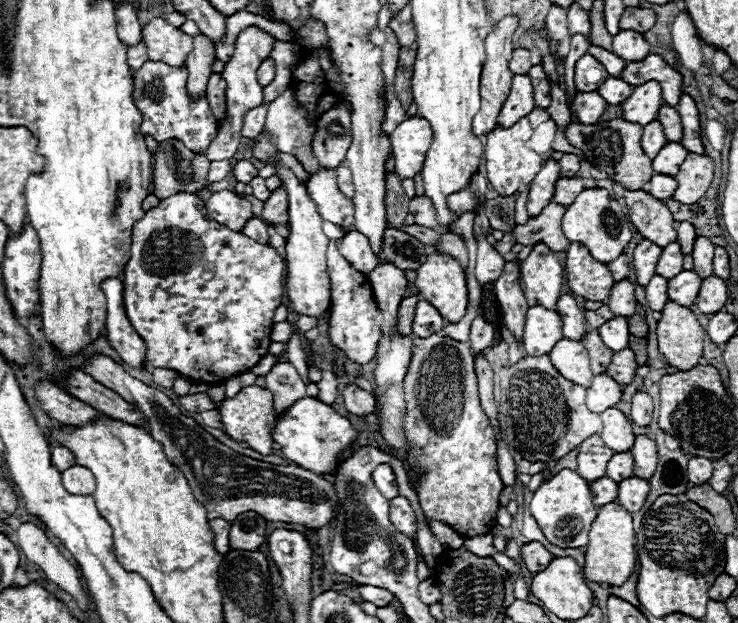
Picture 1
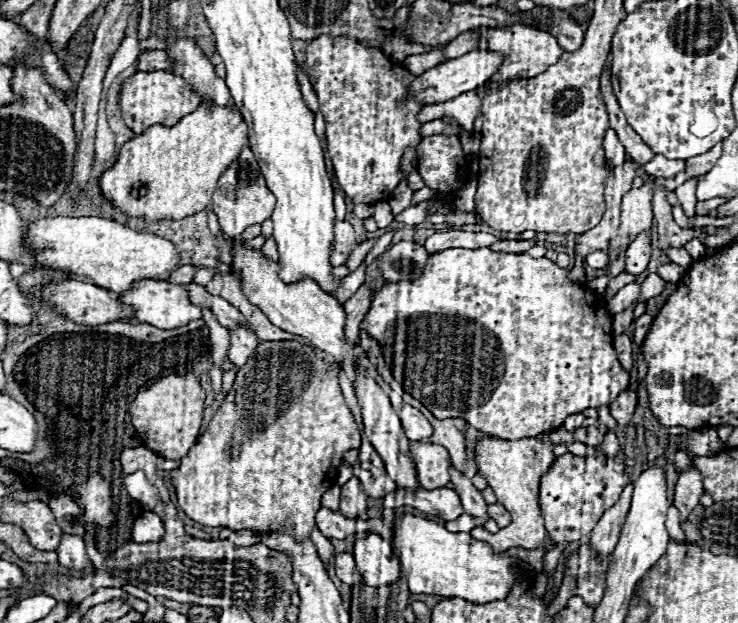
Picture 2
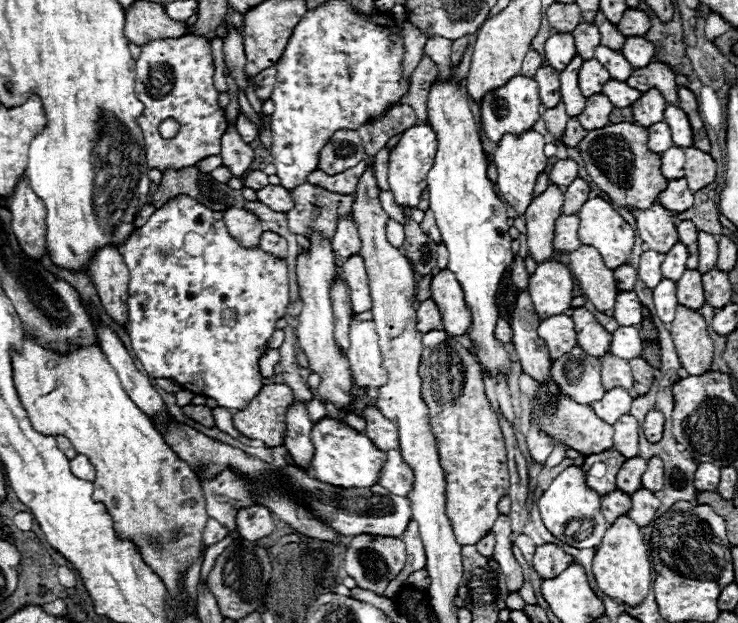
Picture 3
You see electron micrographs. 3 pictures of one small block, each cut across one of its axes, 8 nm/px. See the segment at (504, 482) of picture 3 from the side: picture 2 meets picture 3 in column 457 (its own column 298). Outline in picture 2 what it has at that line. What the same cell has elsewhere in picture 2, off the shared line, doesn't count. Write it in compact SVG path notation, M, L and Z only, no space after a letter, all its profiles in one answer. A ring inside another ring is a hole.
M290 340L260 342L256 356L252 354L248 362L238 368L236 382L214 412L216 416L212 416L208 430L194 442L180 466L164 476L166 482L172 482L178 506L184 514L204 526L256 532L274 532L290 518L294 526L292 534L298 540L308 538L314 528L320 498L336 482L334 476L342 464L342 454L350 448L360 448L360 432L342 398L338 376L332 372L336 372L336 364L326 362L316 348ZM234 406L234 418L228 418Z

